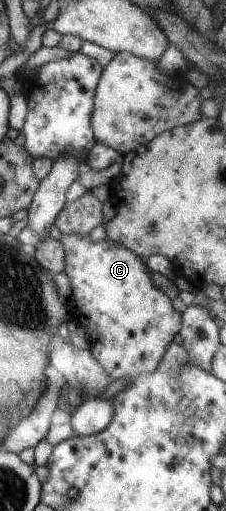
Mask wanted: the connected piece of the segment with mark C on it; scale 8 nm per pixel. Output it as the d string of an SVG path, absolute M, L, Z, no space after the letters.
M62 234L63 273L71 283L66 301L69 319L79 323L91 343L91 355L116 379L152 374L166 349L182 329L182 315L154 282L148 267L134 251L109 238L93 241L89 234Z

